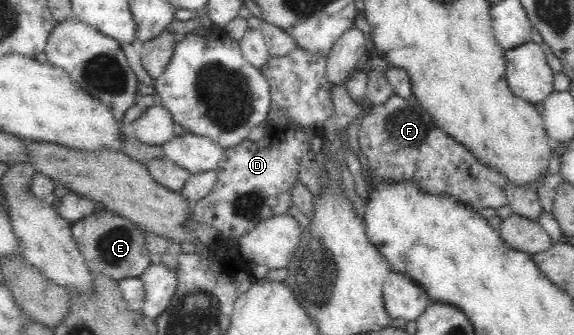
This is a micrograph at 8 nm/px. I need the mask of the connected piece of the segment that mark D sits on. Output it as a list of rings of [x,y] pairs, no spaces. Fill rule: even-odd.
[[[298,48],[285,58],[271,56],[263,65],[261,74],[267,79],[271,91],[266,115],[268,132],[262,140],[243,140],[242,144],[223,151],[216,167],[217,183],[211,193],[193,203],[192,215],[196,221],[213,227],[222,239],[239,239],[269,217],[289,214],[289,209],[294,206],[291,189],[301,180],[299,164],[308,151],[315,148],[315,141],[323,134],[323,123],[333,115],[332,84],[326,75],[326,62],[325,55]]]

